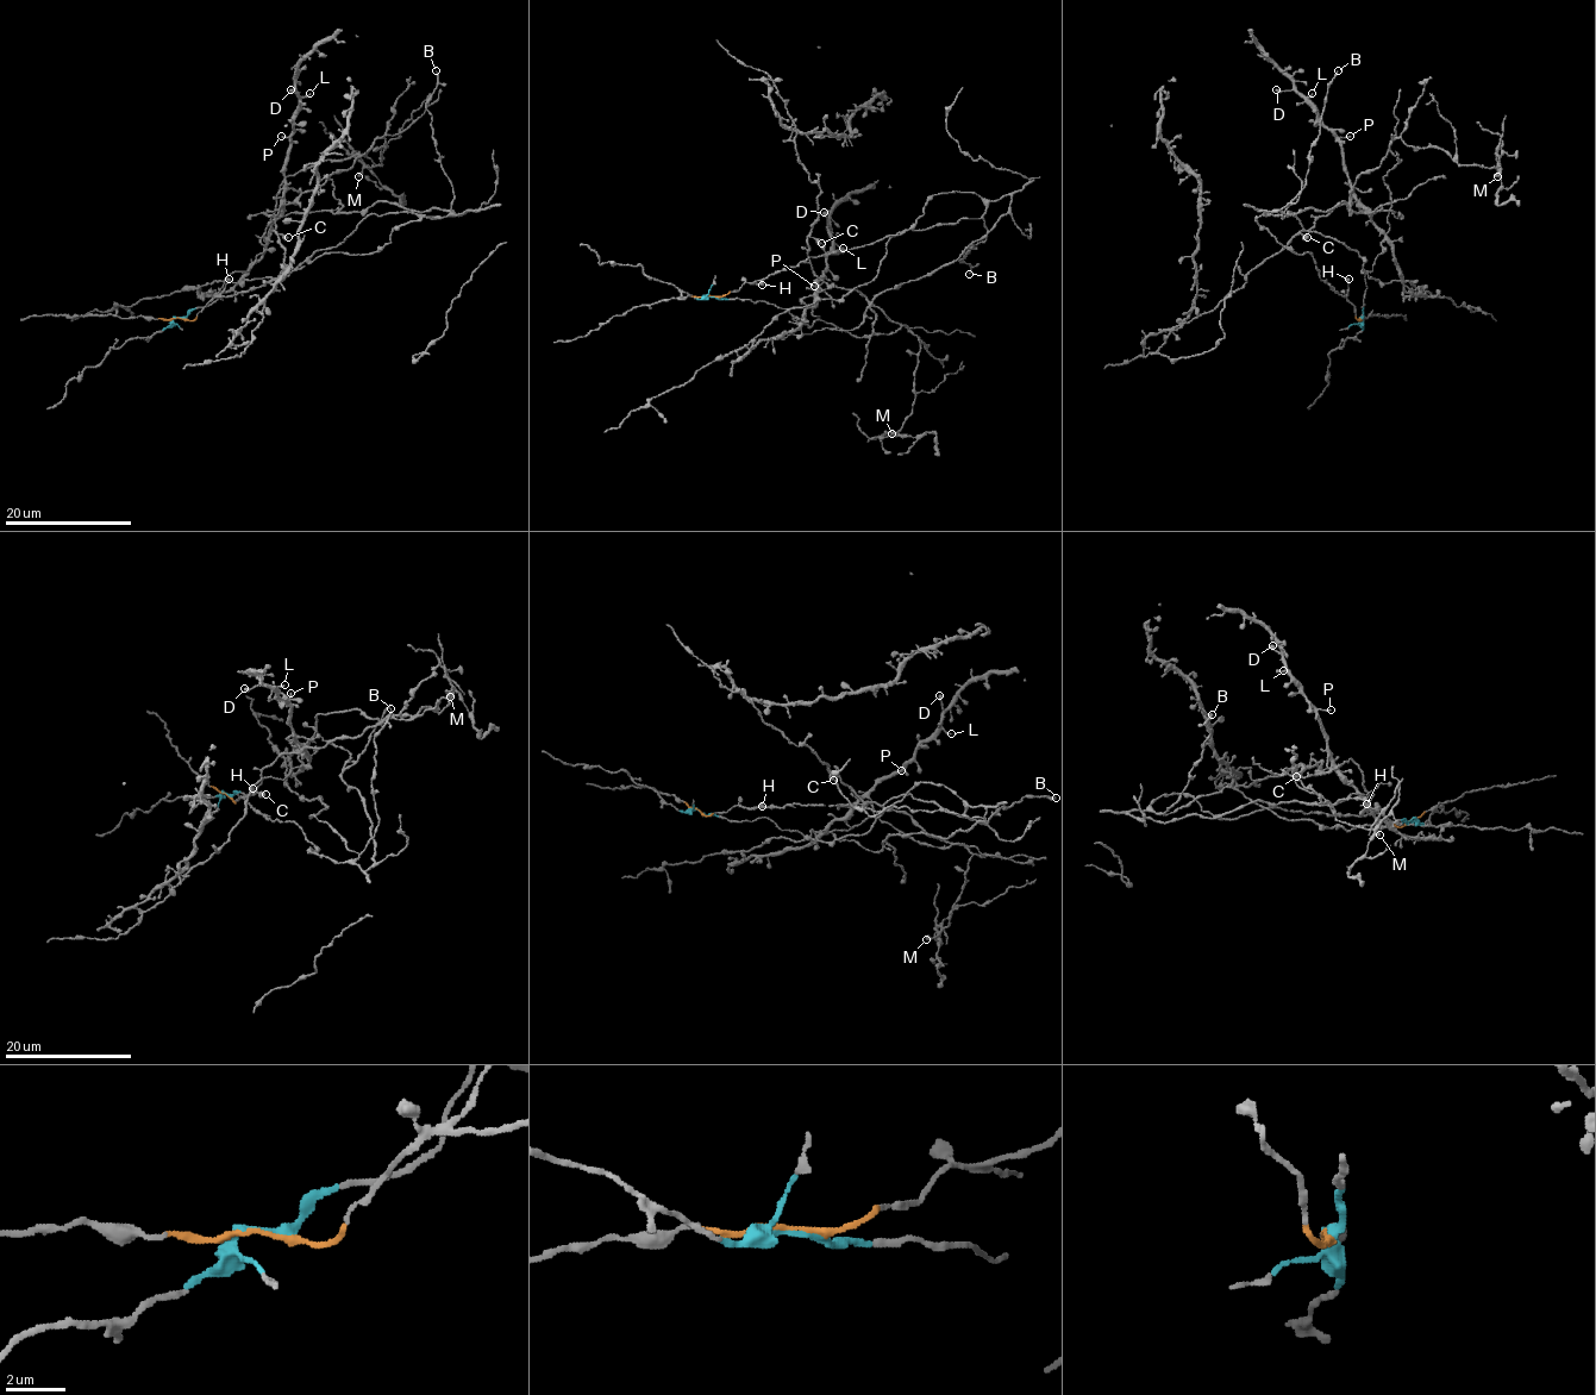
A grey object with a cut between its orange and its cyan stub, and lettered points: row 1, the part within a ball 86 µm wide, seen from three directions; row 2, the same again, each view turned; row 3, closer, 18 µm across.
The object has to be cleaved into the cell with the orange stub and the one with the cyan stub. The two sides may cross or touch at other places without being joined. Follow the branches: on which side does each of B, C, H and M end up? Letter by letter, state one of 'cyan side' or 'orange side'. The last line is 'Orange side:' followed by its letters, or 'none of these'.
B: orange side
C: cyan side
H: orange side
M: cyan side
Orange side: B, H

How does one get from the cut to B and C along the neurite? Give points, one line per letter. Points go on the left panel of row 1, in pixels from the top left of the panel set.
B: (179, 318), (326, 252), (370, 255), (401, 224), (452, 214), (426, 108), (436, 70)
C: (179, 318), (211, 306), (264, 250), (287, 176), (368, 152), (282, 205), (274, 231), (288, 237)

